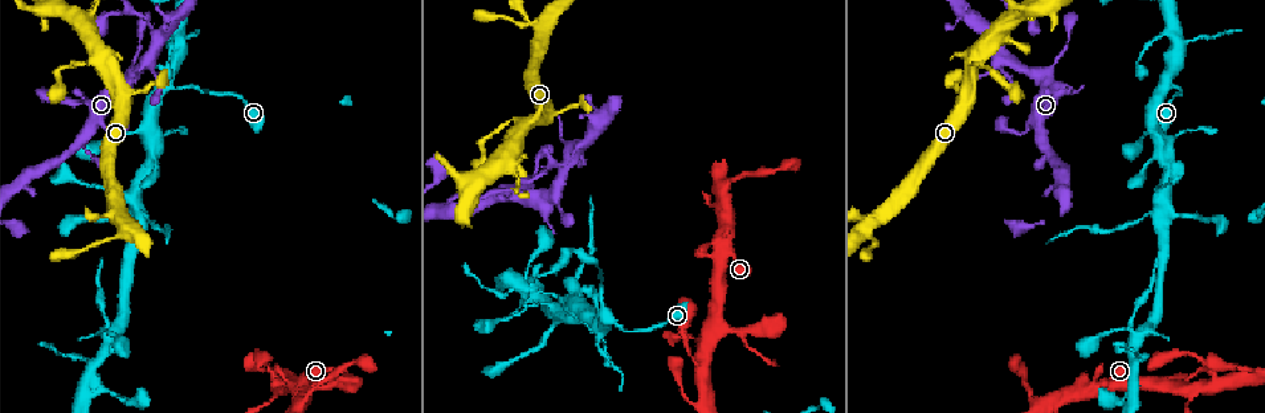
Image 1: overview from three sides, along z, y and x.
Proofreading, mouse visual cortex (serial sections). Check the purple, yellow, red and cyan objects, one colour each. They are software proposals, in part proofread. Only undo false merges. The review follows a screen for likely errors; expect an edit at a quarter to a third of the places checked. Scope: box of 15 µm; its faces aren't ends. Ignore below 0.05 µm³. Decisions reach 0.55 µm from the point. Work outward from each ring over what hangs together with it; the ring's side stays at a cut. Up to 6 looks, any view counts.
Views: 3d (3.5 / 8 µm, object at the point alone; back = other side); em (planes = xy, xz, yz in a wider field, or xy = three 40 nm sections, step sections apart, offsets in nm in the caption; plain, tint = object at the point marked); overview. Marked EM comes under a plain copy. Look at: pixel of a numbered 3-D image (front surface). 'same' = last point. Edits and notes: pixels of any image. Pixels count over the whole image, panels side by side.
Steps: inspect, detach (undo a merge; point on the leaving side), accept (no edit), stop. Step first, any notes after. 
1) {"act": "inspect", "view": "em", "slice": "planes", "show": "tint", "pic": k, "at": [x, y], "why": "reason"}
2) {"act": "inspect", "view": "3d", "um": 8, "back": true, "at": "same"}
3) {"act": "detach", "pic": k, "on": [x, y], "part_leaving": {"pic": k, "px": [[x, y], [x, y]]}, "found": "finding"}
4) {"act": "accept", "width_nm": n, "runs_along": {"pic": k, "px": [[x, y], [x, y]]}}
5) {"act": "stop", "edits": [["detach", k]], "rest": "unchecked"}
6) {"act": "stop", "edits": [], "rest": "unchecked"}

{"act": "inspect", "view": "3d", "um": 3.5, "pic": 1, "at": [146, 18], "why": "narrows sharply"}

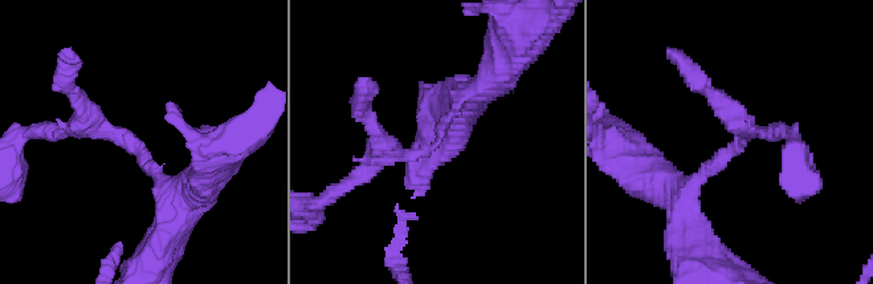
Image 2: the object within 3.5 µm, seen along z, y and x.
{"act": "inspect", "view": "em", "slice": "xy", "step": 5, "show": "tint", "pic": 2, "at": [135, 145], "arm_widths_nm": [250, 250], "why": "shape alone is not enough"}

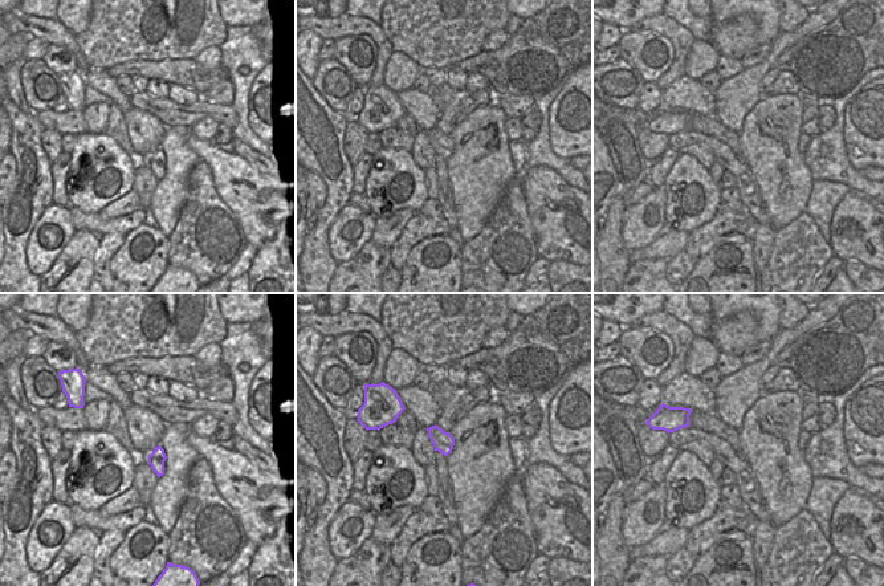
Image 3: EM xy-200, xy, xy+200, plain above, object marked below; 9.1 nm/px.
{"act": "detach", "pic": 2, "on": [129, 141], "part_leaving": {"pic": 2, "px": [[151, 166], [122, 133], [57, 133]]}, "found": "two cells meet here"}

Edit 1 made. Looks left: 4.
{"act": "inspect", "view": "3d", "um": 8, "pic": 1, "at": [1151, 214], "why": "side arm on a straight run"}

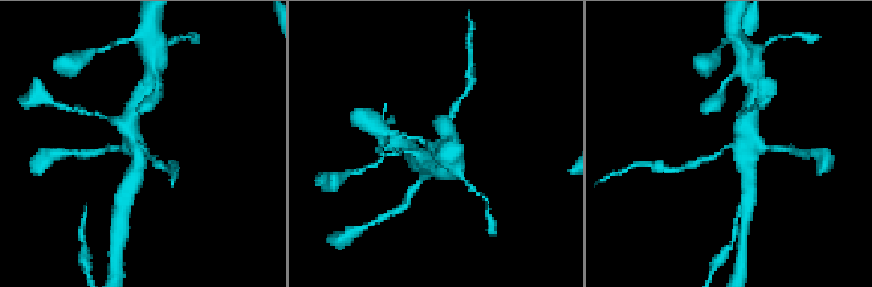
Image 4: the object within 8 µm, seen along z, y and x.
{"act": "inspect", "view": "em", "slice": "xy", "step": 2, "show": "tint", "pic": 4, "at": [731, 147], "arms": 3, "arm_widths_nm": [150, 450, 500], "why": "need the tissue"}

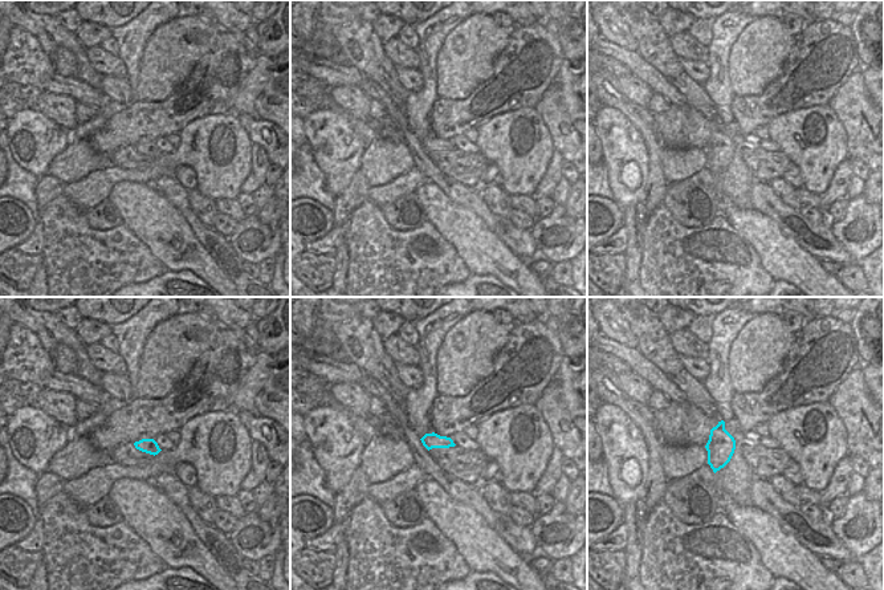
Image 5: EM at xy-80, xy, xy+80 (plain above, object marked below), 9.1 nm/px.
{"act": "detach", "pic": 4, "on": [692, 164], "part_leaving": {"pic": 4, "px": [[720, 152], [687, 167], [675, 168]]}, "found": "a second cell is stuck on"}

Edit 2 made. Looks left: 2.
{"act": "stop", "edits": [["detach", 2], ["detach", 4]], "rest": "unchecked"}

